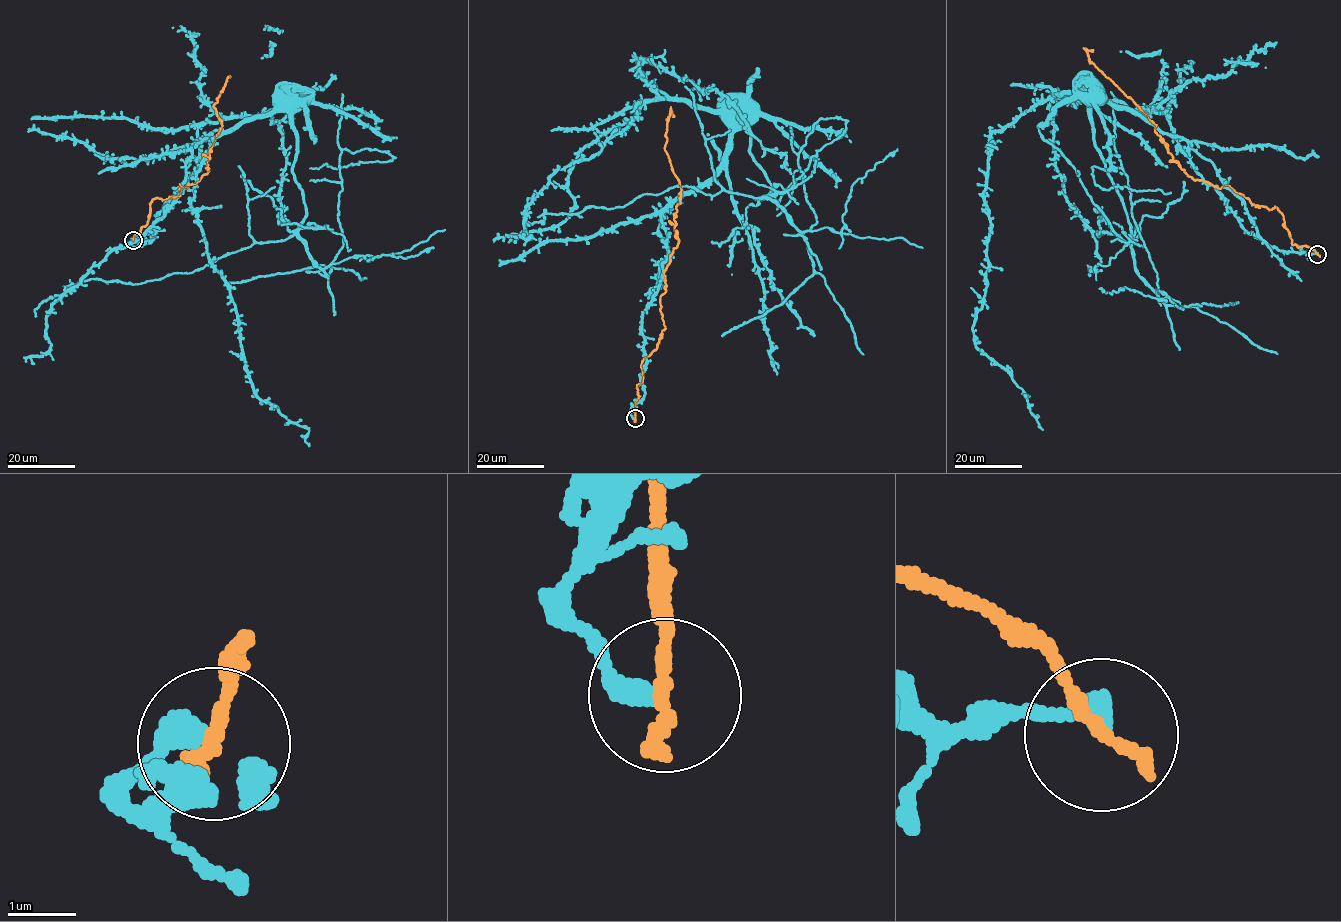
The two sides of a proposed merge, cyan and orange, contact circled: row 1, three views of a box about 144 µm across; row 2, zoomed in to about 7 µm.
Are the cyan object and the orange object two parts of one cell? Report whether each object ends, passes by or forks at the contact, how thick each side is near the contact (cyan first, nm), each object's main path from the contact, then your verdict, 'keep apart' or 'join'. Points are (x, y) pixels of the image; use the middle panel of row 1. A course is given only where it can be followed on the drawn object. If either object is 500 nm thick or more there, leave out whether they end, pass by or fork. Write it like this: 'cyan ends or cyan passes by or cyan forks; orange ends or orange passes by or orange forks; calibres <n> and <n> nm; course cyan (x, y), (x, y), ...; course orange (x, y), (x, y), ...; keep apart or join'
cyan ends; orange ends; calibres 360 and 260 nm; course cyan (634, 419), (660, 216), (713, 176), (736, 117), (767, 198), (810, 229), (798, 155), (845, 120), (777, 216); course orange (635, 419), (642, 362), (665, 328), (660, 296), (678, 243), (680, 182), (665, 150), (670, 110), (673, 117); keep apart

